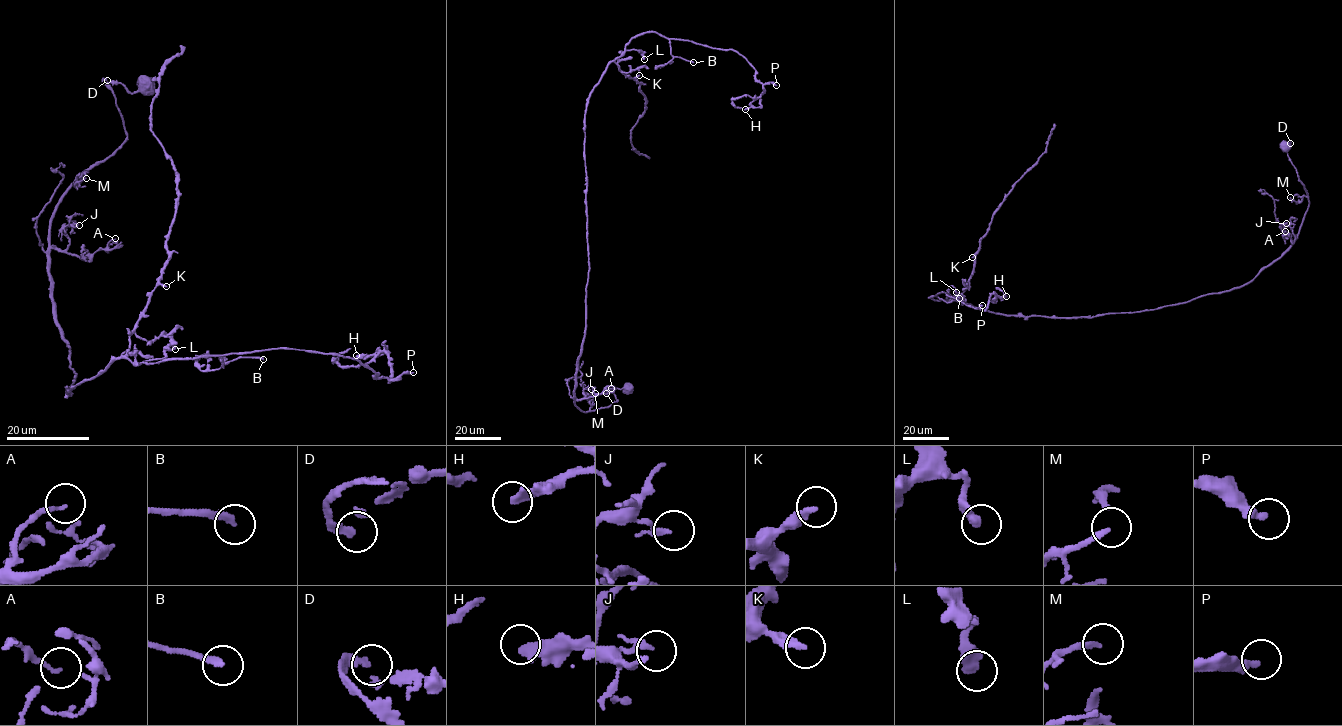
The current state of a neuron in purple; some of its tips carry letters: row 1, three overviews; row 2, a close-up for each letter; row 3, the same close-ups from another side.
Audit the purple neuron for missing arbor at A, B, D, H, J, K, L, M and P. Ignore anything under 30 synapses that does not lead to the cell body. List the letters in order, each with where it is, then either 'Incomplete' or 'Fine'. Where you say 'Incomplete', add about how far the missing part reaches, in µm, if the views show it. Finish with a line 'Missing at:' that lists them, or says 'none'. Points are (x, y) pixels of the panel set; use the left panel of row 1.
A: Place: (115, 238). Fine
B: Place: (263, 359). Incomplete. Missing length about 25 µm
D: Place: (107, 80). Fine
H: Place: (356, 355). Fine
J: Place: (79, 225). Fine
K: Place: (166, 286). Fine
L: Place: (175, 349). Fine
M: Place: (86, 178). Fine
P: Place: (413, 372). Fine
Missing at: B

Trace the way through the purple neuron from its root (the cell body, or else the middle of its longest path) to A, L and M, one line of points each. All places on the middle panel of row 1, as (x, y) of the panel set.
A: (628, 388), (609, 389), (617, 400), (607, 407), (583, 411), (574, 404), (611, 388)
L: (628, 388), (574, 404), (584, 117), (611, 61), (644, 59)
M: (628, 388), (609, 389), (617, 400), (591, 410), (588, 397), (595, 393)

